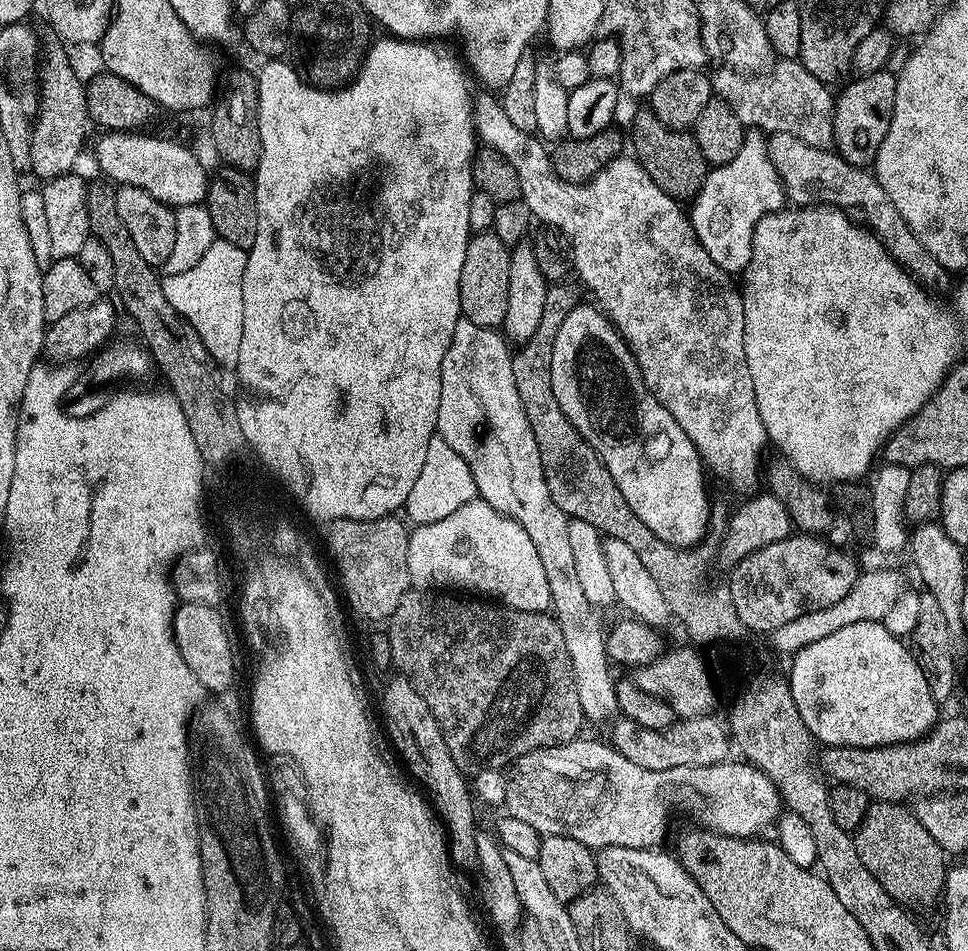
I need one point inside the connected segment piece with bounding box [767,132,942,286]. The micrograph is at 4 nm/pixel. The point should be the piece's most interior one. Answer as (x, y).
(812, 176)

